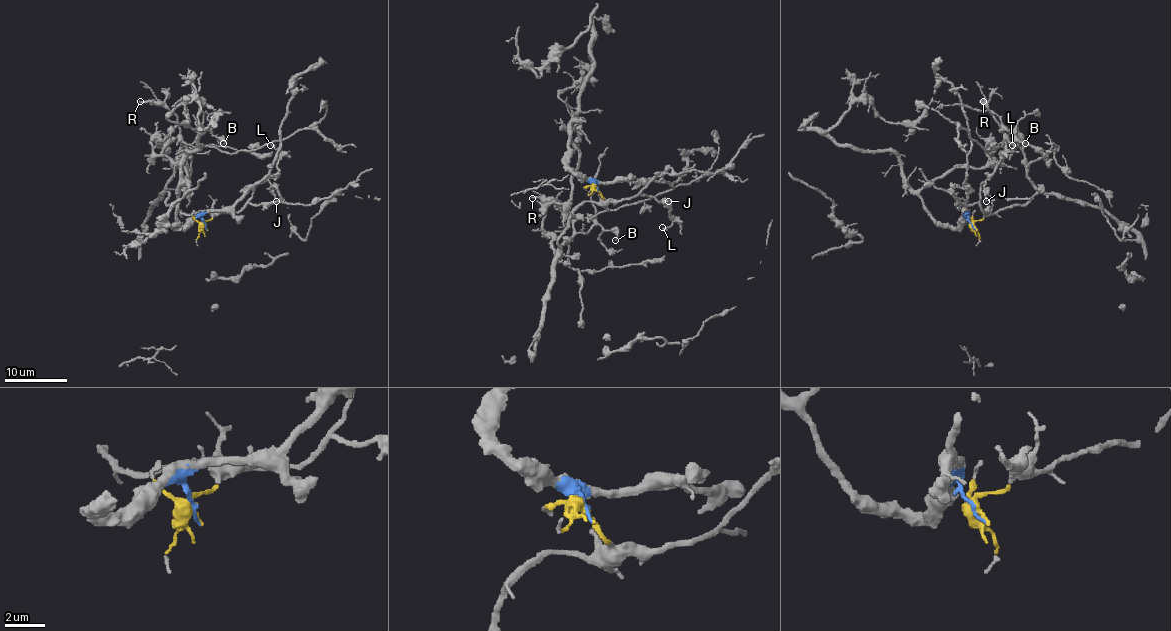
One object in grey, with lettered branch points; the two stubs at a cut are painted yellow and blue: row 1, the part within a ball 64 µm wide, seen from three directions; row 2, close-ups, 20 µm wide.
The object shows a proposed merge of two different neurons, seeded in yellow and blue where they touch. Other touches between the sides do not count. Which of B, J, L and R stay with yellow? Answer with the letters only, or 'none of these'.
B, J, L, R

